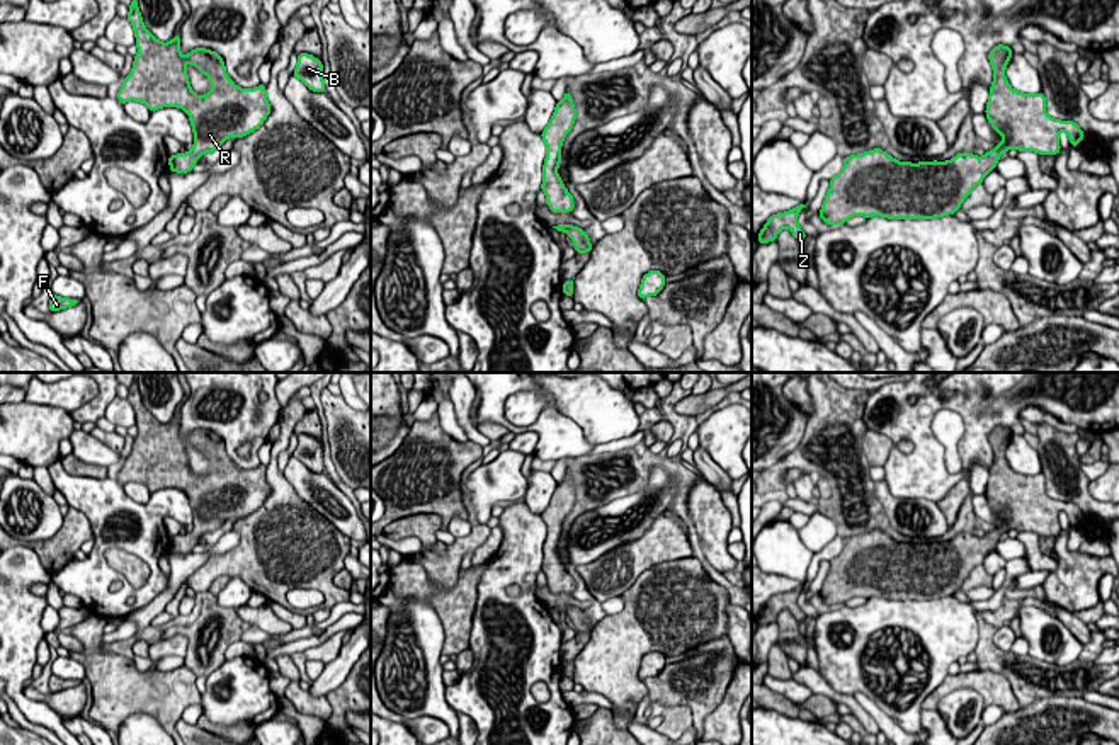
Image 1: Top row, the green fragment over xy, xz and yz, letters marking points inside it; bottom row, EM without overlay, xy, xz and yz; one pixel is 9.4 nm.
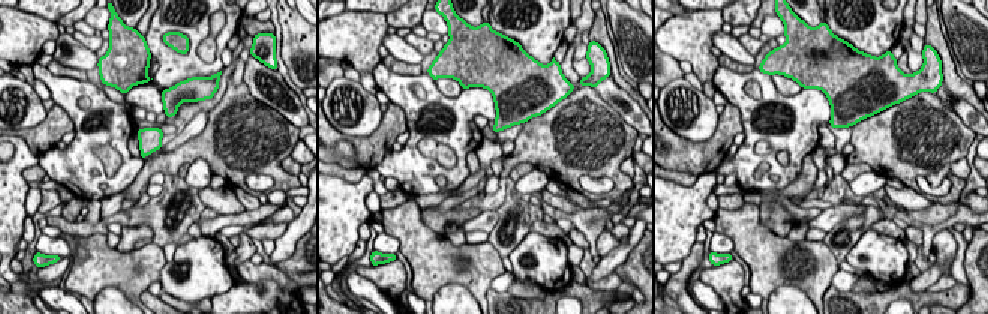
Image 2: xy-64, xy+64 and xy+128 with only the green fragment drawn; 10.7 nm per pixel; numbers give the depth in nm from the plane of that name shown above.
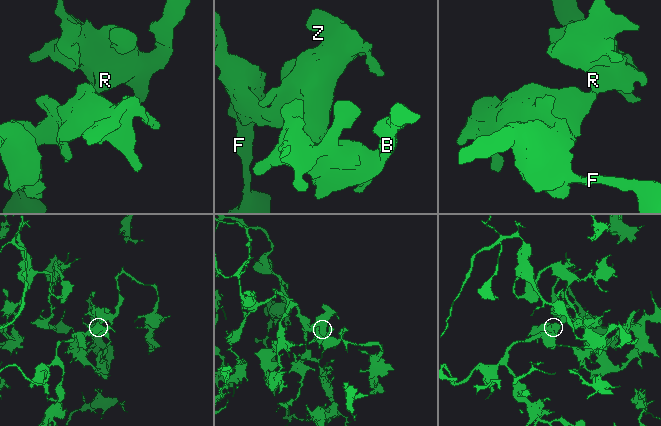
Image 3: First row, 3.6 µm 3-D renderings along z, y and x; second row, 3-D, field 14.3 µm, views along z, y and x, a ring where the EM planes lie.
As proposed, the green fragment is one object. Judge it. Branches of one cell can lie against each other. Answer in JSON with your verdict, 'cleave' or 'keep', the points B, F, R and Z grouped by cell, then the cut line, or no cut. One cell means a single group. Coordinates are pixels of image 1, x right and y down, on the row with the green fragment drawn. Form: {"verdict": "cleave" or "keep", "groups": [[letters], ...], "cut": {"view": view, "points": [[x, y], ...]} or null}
{"verdict": "keep", "groups": [["B", "F", "R", "Z"]], "cut": null}

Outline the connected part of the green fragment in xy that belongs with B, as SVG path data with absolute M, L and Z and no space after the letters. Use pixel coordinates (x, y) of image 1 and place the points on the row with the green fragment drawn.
M298 54L298 65L293 75L299 78L310 90L325 92L323 65L313 54Z

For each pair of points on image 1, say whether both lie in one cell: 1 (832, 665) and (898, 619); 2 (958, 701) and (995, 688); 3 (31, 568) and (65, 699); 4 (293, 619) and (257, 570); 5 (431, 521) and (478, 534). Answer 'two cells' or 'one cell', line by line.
1: one cell
2: two cells
3: two cells
4: two cells
5: one cell

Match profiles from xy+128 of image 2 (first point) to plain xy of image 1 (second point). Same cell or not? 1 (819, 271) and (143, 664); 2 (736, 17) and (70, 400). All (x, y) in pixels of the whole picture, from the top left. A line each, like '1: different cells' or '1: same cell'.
1: different cells
2: different cells

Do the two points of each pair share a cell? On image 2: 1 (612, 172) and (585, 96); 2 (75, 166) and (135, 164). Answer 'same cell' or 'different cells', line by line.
1: same cell
2: same cell

